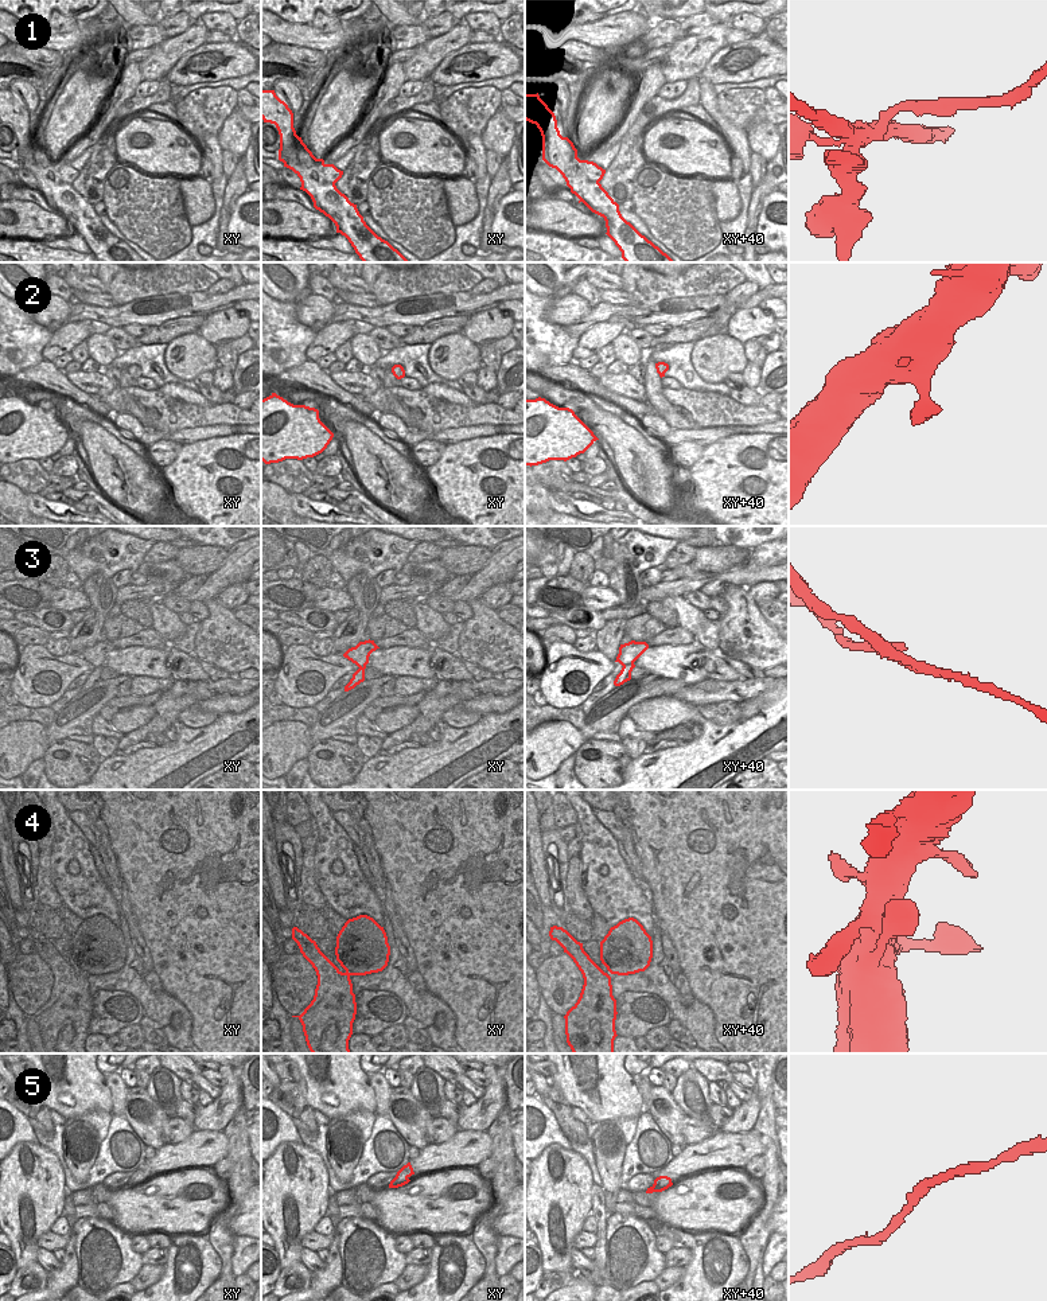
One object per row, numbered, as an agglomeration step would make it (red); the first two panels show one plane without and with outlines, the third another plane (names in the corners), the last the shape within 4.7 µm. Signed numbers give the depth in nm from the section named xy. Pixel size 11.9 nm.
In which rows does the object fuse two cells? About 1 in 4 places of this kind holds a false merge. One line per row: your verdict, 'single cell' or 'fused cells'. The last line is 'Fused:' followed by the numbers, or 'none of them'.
1: fused cells
2: single cell
3: fused cells
4: single cell
5: single cell
Fused: 1, 3

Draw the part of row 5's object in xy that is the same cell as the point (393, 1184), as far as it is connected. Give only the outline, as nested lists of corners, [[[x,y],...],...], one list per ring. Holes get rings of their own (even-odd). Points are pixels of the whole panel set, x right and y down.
[[[408,1162],[397,1172],[396,1177],[390,1181],[389,1188],[398,1188],[408,1184],[412,1175],[414,1175],[414,1172],[410,1162]]]

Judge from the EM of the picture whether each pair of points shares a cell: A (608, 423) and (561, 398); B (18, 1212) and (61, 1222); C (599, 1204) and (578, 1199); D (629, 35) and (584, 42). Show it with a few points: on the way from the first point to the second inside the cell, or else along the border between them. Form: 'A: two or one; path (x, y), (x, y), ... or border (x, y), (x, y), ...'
A: one; path (596, 415), (573, 398)
B: two; border (62, 1214), (49, 1230)
C: two; border (594, 1184), (592, 1208), (590, 1212)
D: one; path (618, 35), (602, 35), (595, 39)

